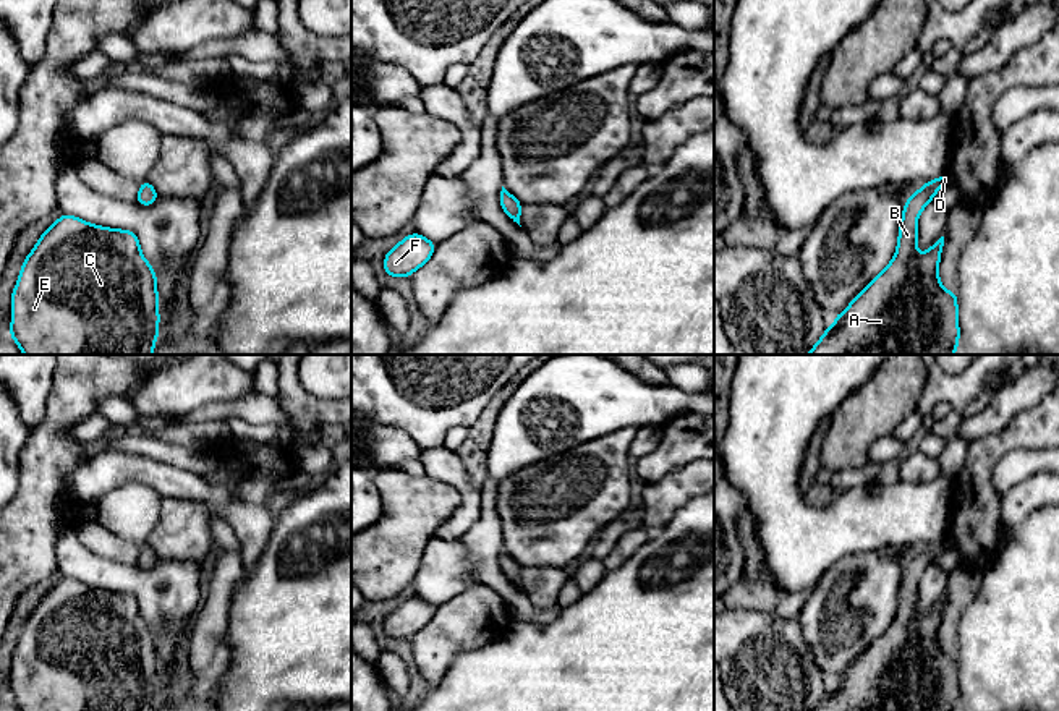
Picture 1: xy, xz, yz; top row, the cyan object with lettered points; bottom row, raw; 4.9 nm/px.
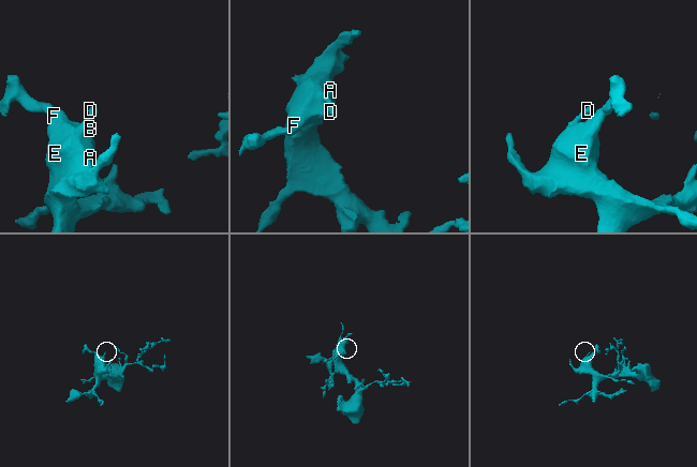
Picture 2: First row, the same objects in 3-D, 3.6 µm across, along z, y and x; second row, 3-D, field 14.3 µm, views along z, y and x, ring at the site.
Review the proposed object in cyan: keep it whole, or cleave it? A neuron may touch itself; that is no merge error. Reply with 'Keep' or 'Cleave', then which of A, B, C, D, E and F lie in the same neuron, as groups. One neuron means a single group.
Keep. Groups: A B C D E F

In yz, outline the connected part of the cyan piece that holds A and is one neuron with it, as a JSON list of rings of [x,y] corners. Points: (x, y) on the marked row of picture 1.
[[[947,173],[925,183],[907,199],[895,256],[844,313],[832,317],[836,326],[827,327],[806,355],[954,355],[960,337],[957,293],[944,290],[938,274],[944,236],[925,254],[917,253],[918,215],[934,199],[936,191],[946,185],[951,185]]]

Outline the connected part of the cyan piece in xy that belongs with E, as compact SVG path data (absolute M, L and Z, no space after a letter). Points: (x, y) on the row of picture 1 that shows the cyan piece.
M63 214L23 261L11 293L10 337L24 355L152 355L159 335L157 277L133 230L92 225Z

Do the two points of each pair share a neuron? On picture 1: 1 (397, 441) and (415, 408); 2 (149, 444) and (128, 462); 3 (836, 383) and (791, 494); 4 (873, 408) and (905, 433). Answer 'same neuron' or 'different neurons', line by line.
1: different neurons
2: different neurons
3: same neuron
4: different neurons

